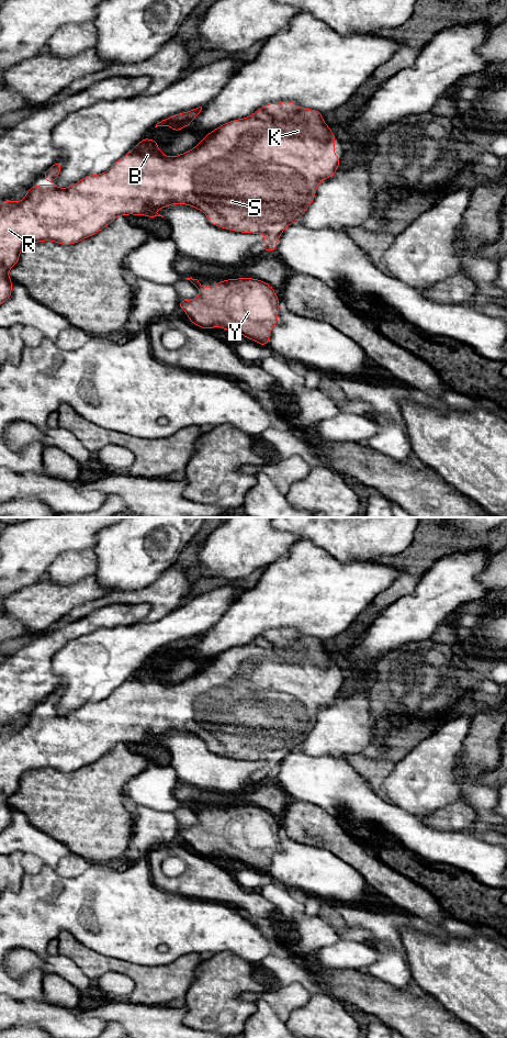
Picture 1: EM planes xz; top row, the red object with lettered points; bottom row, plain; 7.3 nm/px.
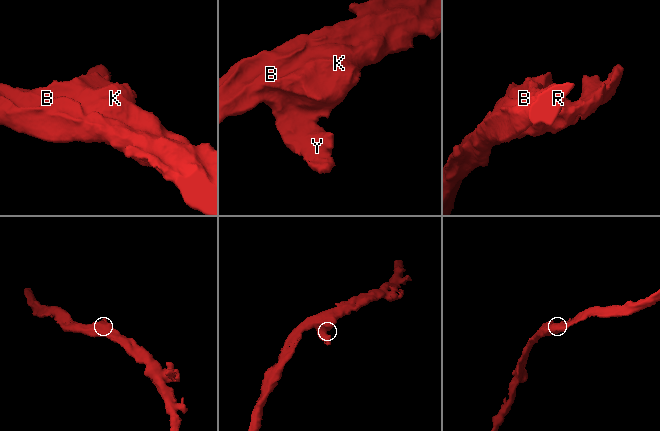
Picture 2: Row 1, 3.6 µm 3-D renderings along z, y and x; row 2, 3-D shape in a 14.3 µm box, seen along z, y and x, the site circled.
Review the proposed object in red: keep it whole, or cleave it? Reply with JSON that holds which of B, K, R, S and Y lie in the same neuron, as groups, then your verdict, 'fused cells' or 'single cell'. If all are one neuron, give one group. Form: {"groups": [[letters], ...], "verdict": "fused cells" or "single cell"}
{"groups": [["B", "K", "R", "S", "Y"]], "verdict": "single cell"}

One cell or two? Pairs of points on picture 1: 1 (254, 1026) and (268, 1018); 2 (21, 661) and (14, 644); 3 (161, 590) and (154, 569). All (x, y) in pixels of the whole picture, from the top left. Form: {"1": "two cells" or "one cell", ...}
{"1": "one cell", "2": "two cells", "3": "two cells"}

